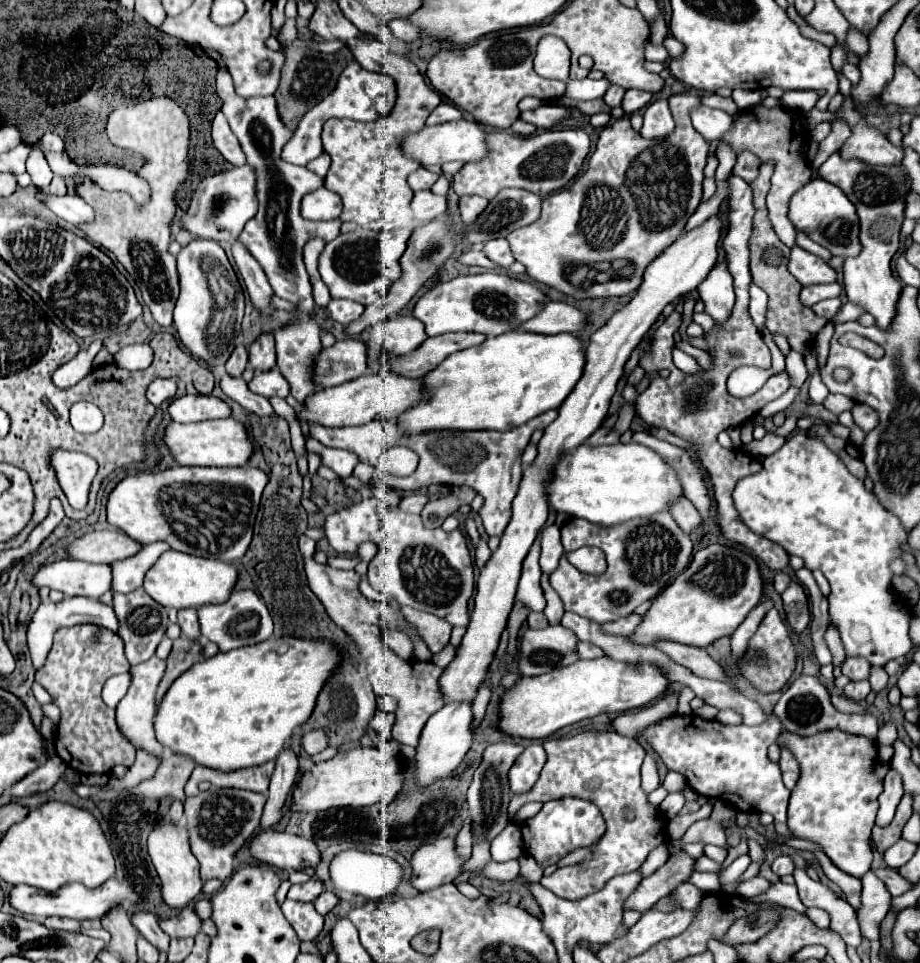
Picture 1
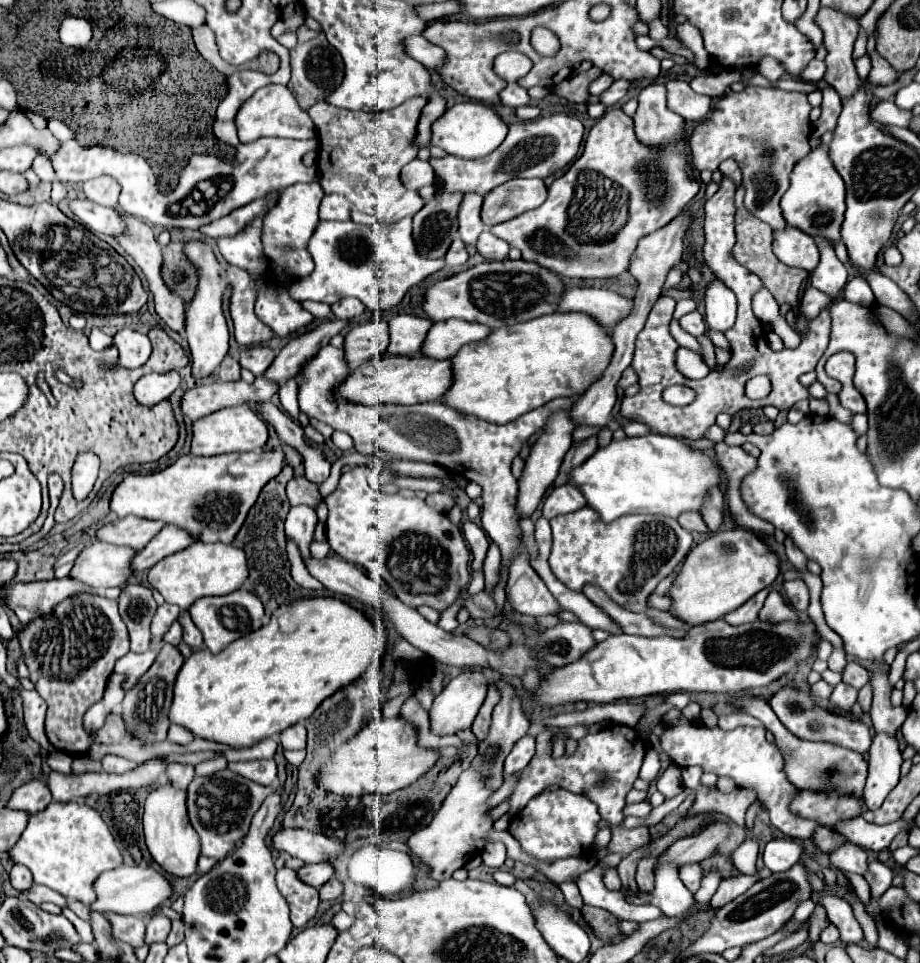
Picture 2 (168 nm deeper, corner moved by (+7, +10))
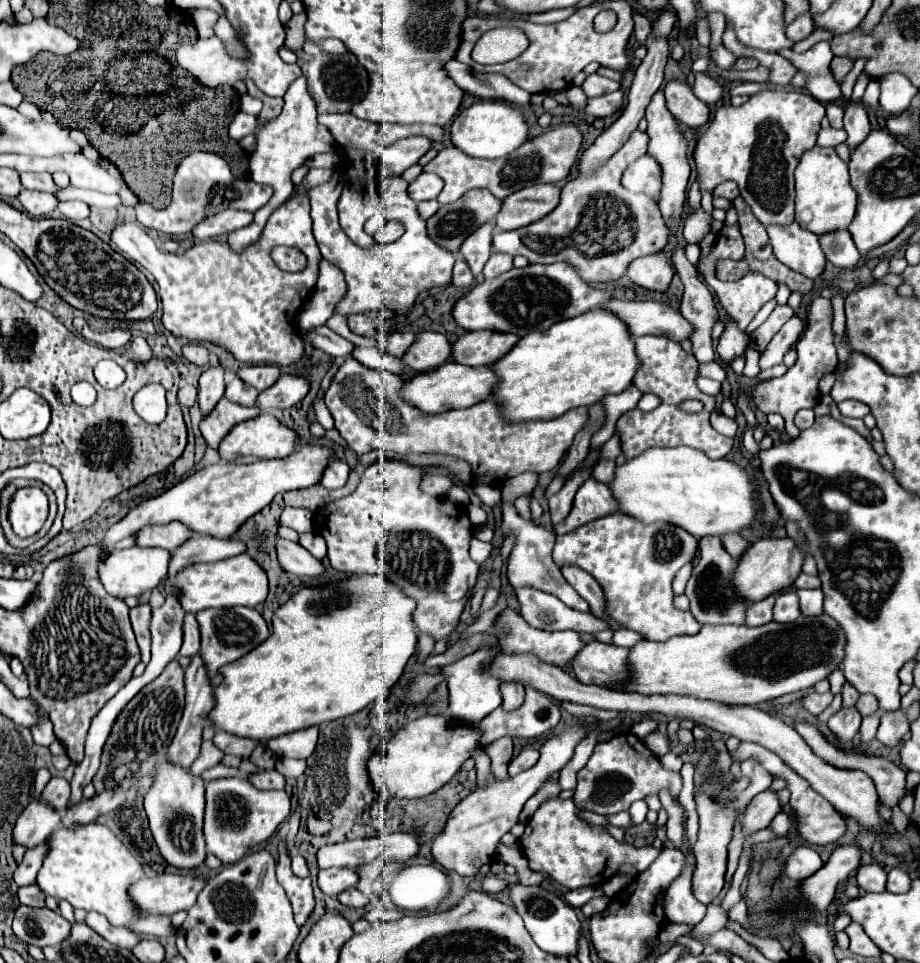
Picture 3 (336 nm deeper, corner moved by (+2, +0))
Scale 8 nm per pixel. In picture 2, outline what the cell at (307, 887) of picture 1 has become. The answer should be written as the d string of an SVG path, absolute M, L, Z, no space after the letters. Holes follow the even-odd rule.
M332 863L304 865L302 869L298 869L298 877L302 877L302 881L306 881L308 885L320 889L326 881L330 881L334 877L334 867L332 867Z

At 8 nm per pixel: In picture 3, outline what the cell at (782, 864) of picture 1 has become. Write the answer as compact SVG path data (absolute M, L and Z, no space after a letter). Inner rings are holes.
M797 847L785 859L783 875L789 877L789 879L795 879L795 881L801 881L801 879L813 875L821 865L823 865L823 861L817 855L817 851L813 851L811 847Z

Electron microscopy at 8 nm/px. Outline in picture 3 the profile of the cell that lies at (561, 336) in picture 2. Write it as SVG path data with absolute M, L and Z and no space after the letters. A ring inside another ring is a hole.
M597 307L575 319L559 321L543 333L531 333L521 337L507 355L497 359L489 367L491 371L497 373L493 401L499 407L501 417L507 423L521 423L521 421L553 419L563 415L569 409L575 409L581 405L589 407L593 403L599 403L605 395L621 393L625 387L631 385L631 379L639 367L639 359L635 355L635 343L631 341L625 323L615 319L613 313L605 309L601 311Z

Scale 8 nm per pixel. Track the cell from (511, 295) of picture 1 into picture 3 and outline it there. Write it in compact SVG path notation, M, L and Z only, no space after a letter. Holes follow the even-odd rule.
M569 263L553 265L527 265L523 269L511 269L495 279L485 279L483 283L471 287L455 305L453 319L459 327L467 331L503 331L513 335L527 335L533 331L545 331L553 323L577 317L593 307L609 301L611 295L603 289L593 289Z

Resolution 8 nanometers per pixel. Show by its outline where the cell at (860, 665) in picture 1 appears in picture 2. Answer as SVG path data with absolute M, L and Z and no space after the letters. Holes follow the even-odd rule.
M850 661L846 665L846 673L842 675L842 681L846 685L854 687L854 689L862 689L870 681L870 677L868 677L868 671L862 665L858 665L856 661Z

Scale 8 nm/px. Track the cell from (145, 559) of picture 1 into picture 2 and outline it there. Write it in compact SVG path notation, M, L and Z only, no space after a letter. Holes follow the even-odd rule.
M166 525L166 529L162 529L162 533L158 533L158 537L154 537L154 541L150 541L150 545L146 545L146 549L138 551L138 557L134 557L134 571L150 569L160 559L164 559L172 553L178 553L178 551L190 547L192 543L196 543L196 539L186 529Z

